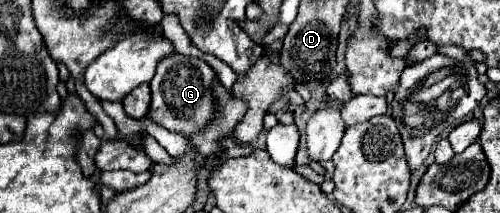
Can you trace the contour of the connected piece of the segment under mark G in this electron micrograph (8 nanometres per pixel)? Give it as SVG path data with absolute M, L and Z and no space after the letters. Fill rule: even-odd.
M180 52L168 54L168 58L162 58L158 62L156 74L150 80L152 102L146 118L164 126L170 132L180 132L186 138L198 134L212 124L212 118L216 118L216 100L212 96L212 84L216 82L216 72L202 58L184 56Z

